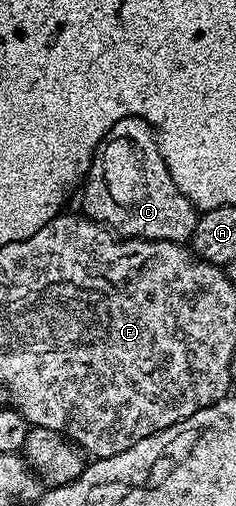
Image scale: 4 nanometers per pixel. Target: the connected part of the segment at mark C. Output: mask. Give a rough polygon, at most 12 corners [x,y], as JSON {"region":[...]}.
{"region":[[120,118],[98,143],[81,211],[123,238],[186,244],[184,198],[154,129]]}

